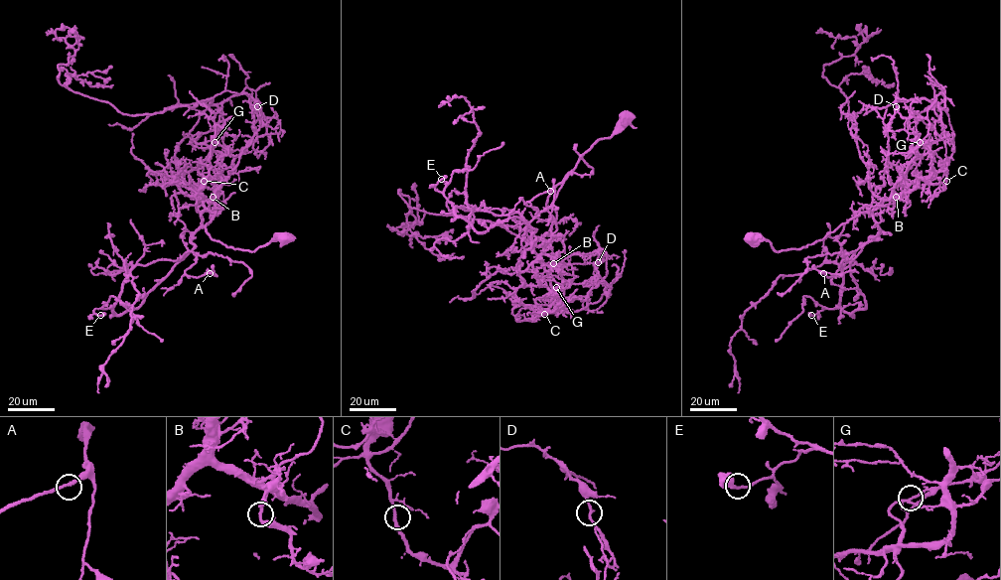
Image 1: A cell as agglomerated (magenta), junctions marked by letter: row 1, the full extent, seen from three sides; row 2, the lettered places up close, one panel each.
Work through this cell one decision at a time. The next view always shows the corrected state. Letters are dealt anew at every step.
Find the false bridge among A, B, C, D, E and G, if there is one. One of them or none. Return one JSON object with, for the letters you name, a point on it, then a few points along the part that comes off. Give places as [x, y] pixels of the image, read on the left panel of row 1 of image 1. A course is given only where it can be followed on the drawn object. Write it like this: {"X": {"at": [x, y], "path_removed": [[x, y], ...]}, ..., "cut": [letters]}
{"G": {"at": [214, 142], "path_removed": [[214, 142], [199, 169], [223, 122], [213, 98], [130, 115], [63, 85], [58, 66], [78, 49], [73, 33]]}, "cut": ["G"]}

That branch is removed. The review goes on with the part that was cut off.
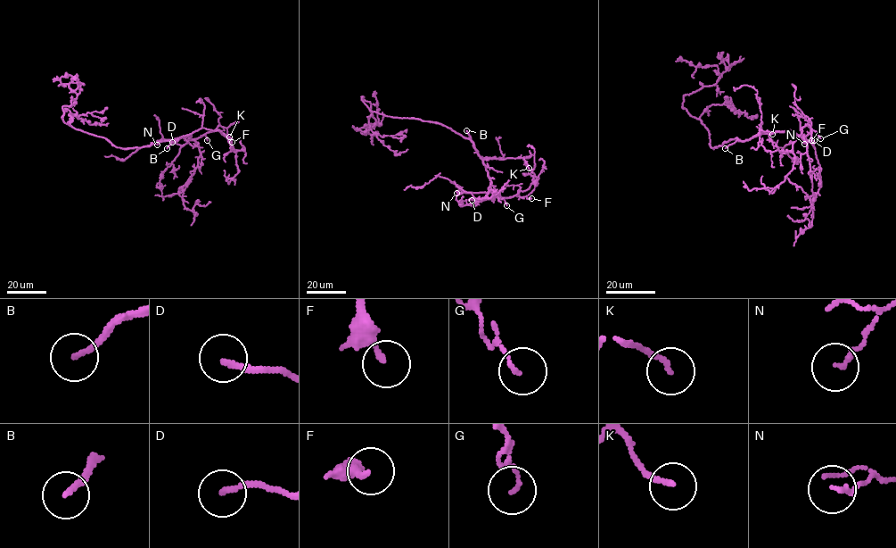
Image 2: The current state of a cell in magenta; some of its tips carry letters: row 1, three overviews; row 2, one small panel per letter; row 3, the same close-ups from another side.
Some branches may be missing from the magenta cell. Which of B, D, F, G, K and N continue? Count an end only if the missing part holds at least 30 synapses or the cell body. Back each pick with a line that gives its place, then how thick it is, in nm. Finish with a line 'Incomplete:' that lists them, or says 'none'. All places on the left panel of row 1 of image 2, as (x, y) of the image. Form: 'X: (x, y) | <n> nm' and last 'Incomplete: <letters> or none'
B: (167, 148) | 160 nm
Incomplete: B

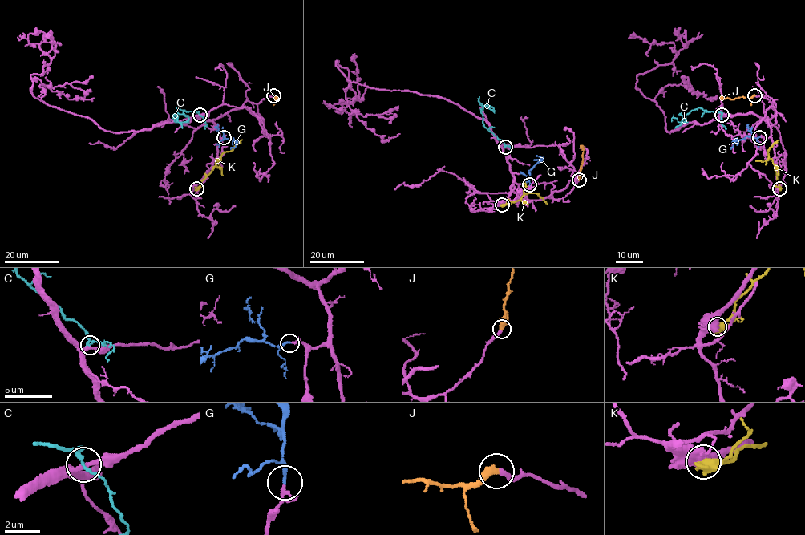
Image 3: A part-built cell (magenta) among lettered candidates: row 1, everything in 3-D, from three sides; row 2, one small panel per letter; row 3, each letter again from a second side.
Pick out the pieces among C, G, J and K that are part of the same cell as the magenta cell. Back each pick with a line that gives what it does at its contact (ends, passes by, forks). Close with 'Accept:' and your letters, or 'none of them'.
G: it ends there
J: it ends there
Accept: G, J

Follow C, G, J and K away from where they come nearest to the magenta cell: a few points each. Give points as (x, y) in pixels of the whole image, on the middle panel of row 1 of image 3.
C: (505, 147), (484, 126), (483, 107), (486, 106), (493, 111), (493, 108), (479, 104)
G: (529, 184), (528, 172), (541, 159), (535, 156)
J: (579, 180), (583, 147), (581, 145)
K: (502, 204), (516, 201), (528, 193), (535, 193), (548, 204)

